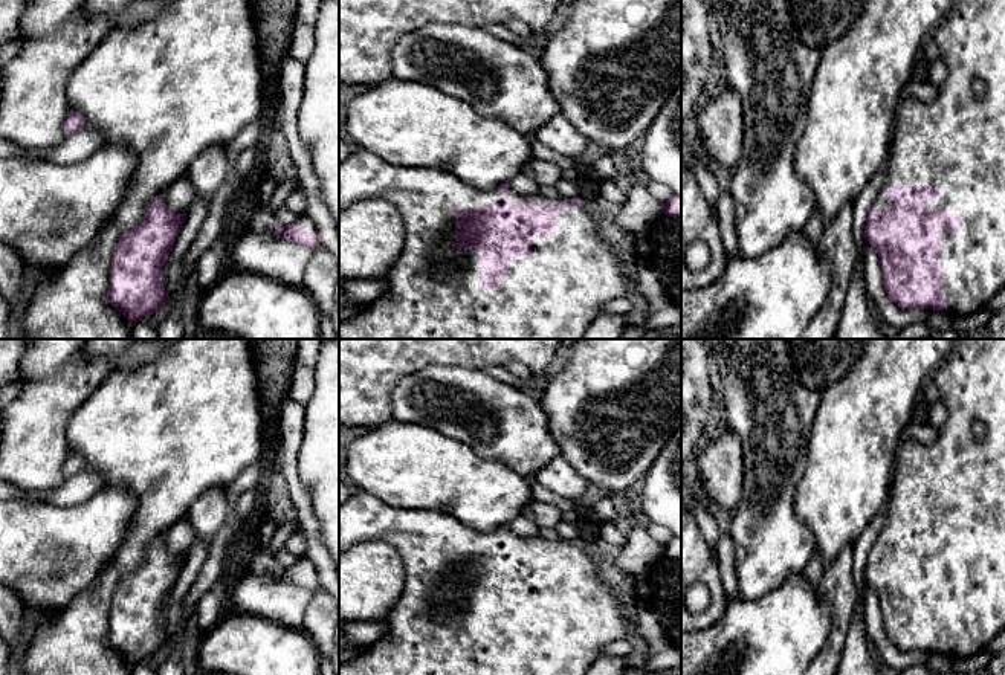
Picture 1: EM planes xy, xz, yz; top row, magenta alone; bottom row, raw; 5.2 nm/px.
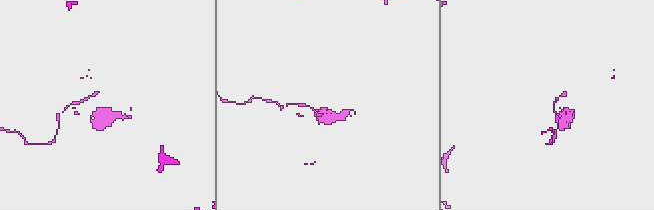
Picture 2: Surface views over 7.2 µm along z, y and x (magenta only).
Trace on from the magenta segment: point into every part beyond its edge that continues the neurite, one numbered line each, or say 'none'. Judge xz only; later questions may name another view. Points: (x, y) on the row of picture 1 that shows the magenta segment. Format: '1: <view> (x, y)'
1: xz (433, 293)

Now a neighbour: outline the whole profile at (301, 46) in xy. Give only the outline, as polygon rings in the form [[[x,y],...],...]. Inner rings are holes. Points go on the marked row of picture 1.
[[[298,0],[289,57],[305,63],[315,49],[316,18],[321,0]]]

